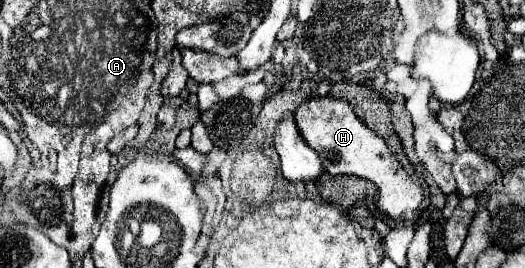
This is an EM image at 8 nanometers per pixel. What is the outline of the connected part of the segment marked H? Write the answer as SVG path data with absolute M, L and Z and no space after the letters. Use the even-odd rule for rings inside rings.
M313 97L301 103L295 111L295 121L307 145L315 149L321 163L329 175L357 175L373 181L379 189L379 209L389 217L405 217L419 209L423 201L421 181L431 179L429 175L419 177L415 169L423 165L413 165L413 161L399 161L387 147L385 139L373 133L355 113L345 99L333 97Z

